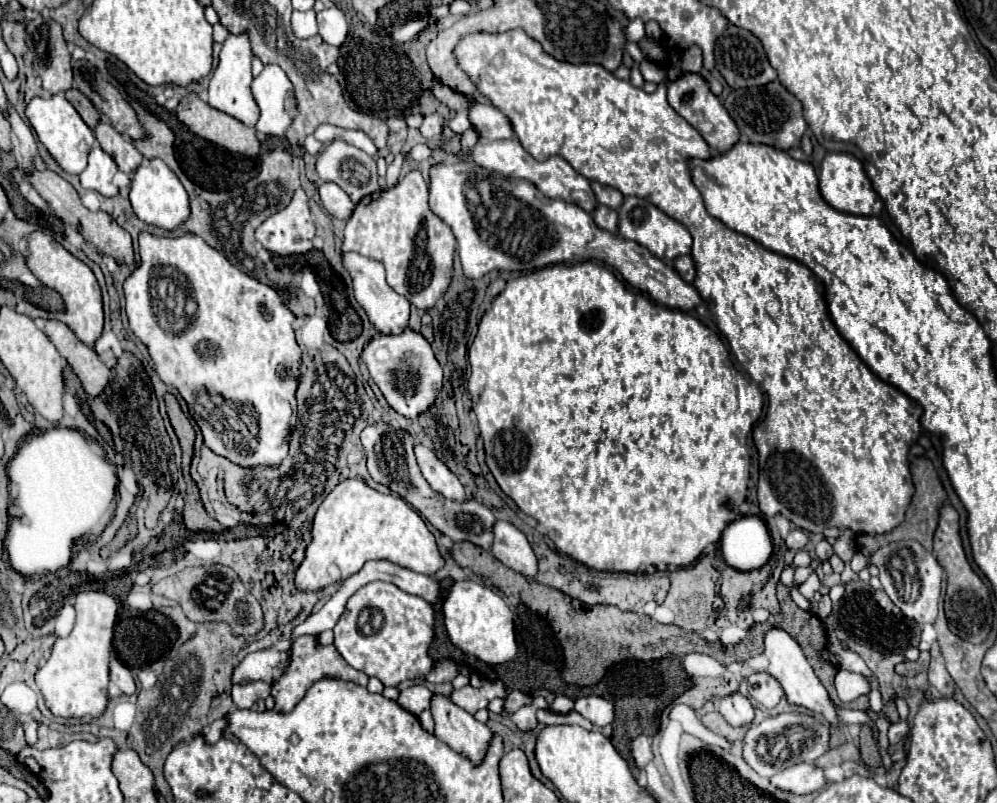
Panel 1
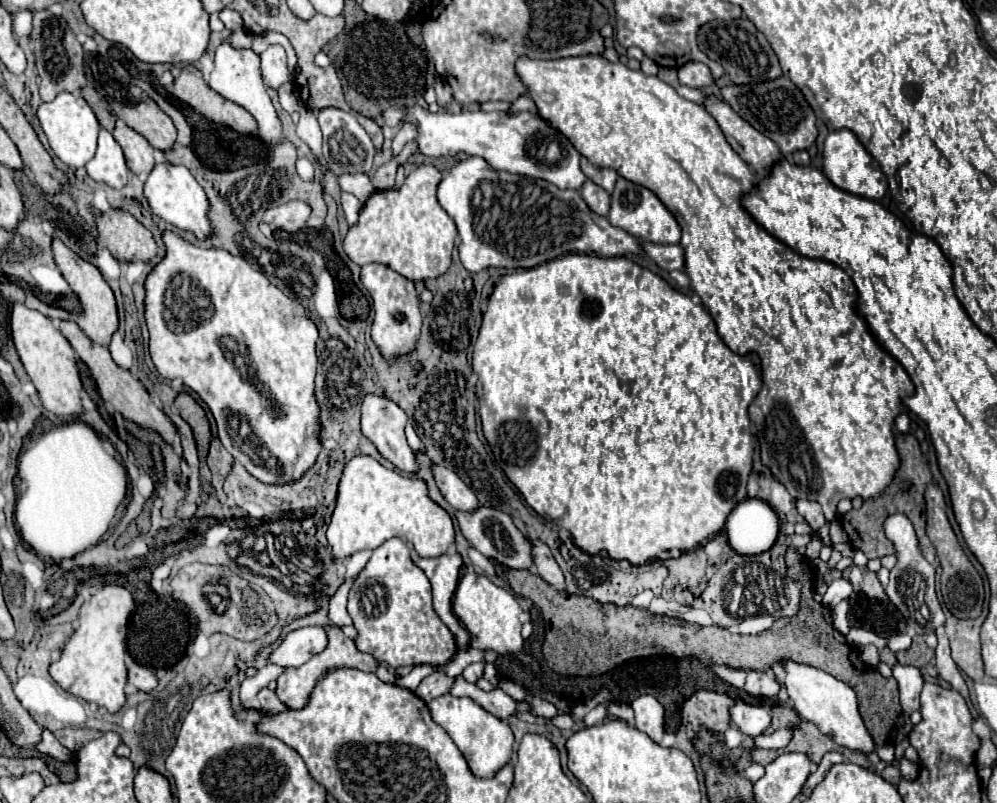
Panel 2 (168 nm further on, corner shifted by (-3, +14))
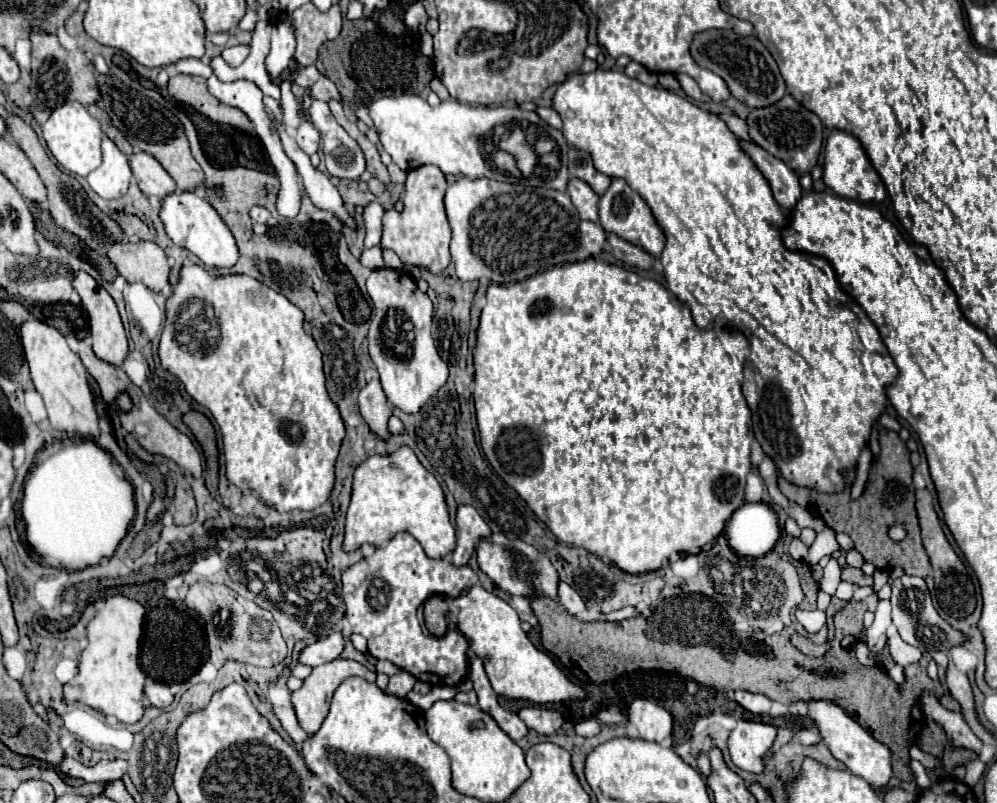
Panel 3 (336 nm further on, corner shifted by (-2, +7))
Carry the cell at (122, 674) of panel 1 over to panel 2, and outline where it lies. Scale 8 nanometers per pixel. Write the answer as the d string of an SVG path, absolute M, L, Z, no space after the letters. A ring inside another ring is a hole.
M130 661L128 665L128 681L138 687L140 691L152 691L158 687L158 679L154 675L154 671L150 671L148 667L142 667L134 661Z

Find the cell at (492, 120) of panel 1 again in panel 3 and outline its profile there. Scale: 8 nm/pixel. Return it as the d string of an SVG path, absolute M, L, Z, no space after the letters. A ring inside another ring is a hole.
M537 108L535 112L537 112L539 118L543 118L549 126L553 126L553 128L561 128L561 118L559 118L559 114L557 114L553 108Z

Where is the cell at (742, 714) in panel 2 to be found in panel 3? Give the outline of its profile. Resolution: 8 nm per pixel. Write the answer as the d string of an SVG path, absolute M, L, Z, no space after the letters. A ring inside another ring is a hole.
M739 720L729 736L729 752L735 766L759 774L763 770L763 756L775 742L777 728L763 722Z

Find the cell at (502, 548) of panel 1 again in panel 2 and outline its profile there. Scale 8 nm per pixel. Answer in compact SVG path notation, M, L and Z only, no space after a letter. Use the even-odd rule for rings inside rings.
M530 541L530 543L534 547L534 569L532 571L540 575L544 581L548 581L552 587L556 587L558 591L564 591L564 573L554 561L550 549L540 541Z

